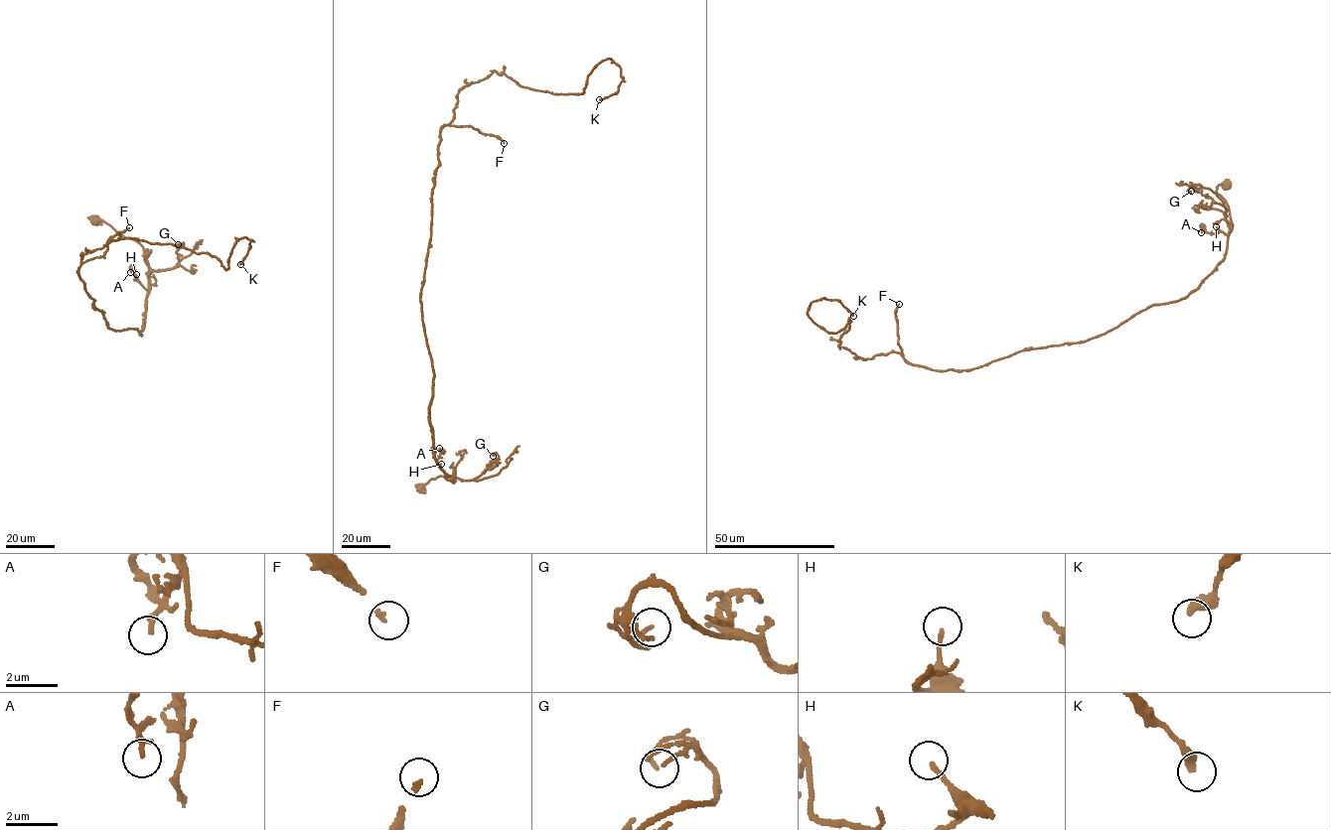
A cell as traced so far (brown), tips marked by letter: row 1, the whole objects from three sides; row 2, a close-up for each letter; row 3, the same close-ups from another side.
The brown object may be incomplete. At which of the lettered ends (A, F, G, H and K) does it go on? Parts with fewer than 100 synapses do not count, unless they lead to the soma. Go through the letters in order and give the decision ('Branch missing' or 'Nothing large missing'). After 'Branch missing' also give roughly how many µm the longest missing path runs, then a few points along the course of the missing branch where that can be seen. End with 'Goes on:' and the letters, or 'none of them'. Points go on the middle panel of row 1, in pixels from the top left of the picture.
A: Nothing large missing
F: Branch missing. Missing length about 150 µm. Course of what is missing: (504, 143), (520, 215), (540, 212), (528, 210), (524, 225), (549, 257), (560, 255), (567, 233), (562, 273)
G: Nothing large missing
H: Nothing large missing
K: Nothing large missing
Goes on: F

